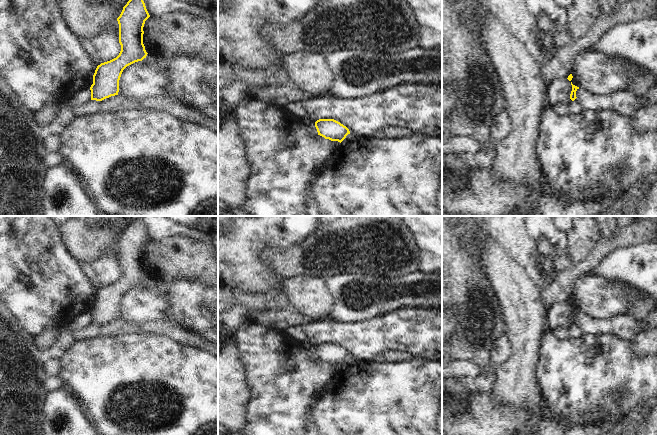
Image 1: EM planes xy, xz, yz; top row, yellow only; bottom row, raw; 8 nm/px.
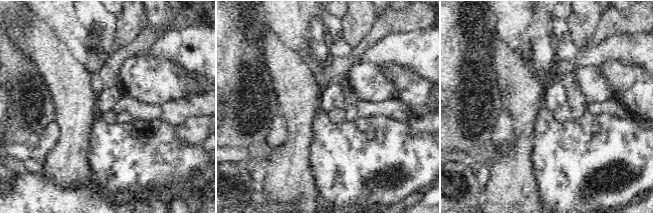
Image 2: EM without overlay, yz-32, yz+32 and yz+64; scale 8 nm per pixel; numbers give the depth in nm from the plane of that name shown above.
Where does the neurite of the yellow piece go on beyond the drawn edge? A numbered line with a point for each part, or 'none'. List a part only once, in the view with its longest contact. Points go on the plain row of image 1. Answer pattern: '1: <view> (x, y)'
1: xy (90, 332)

